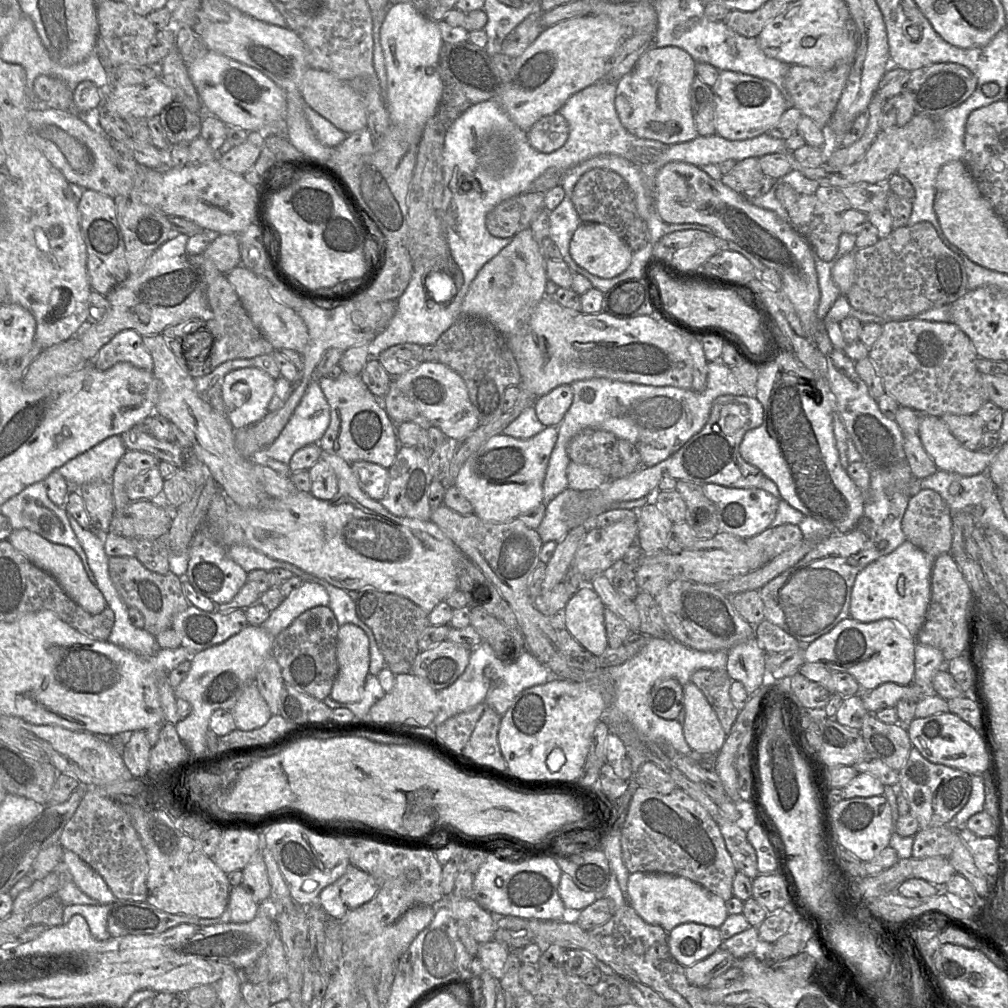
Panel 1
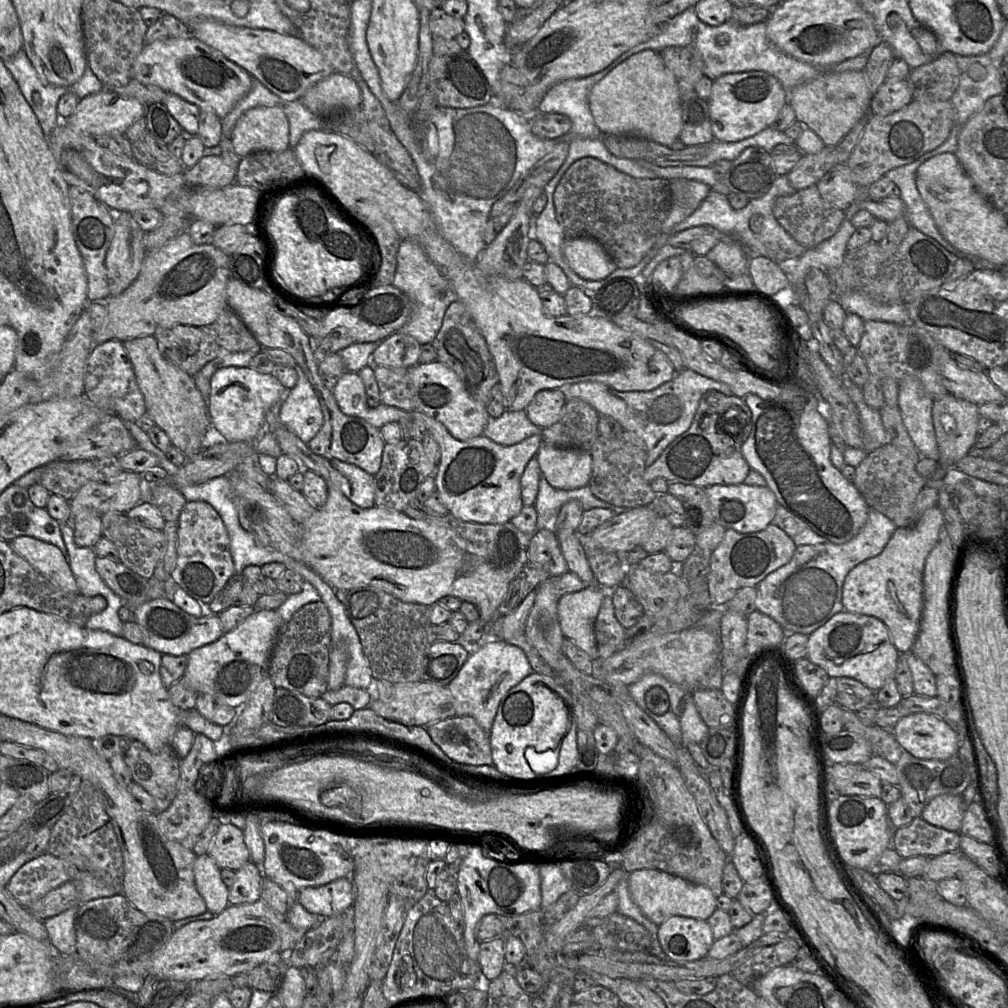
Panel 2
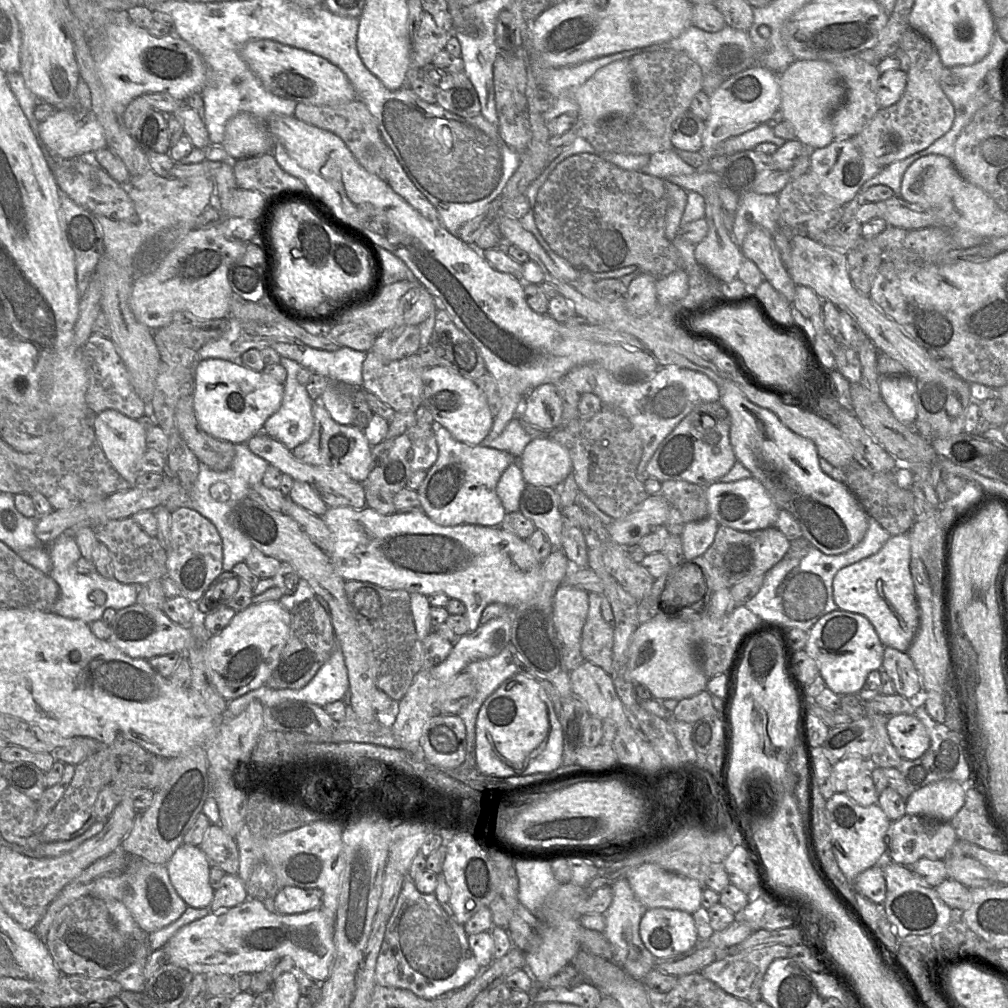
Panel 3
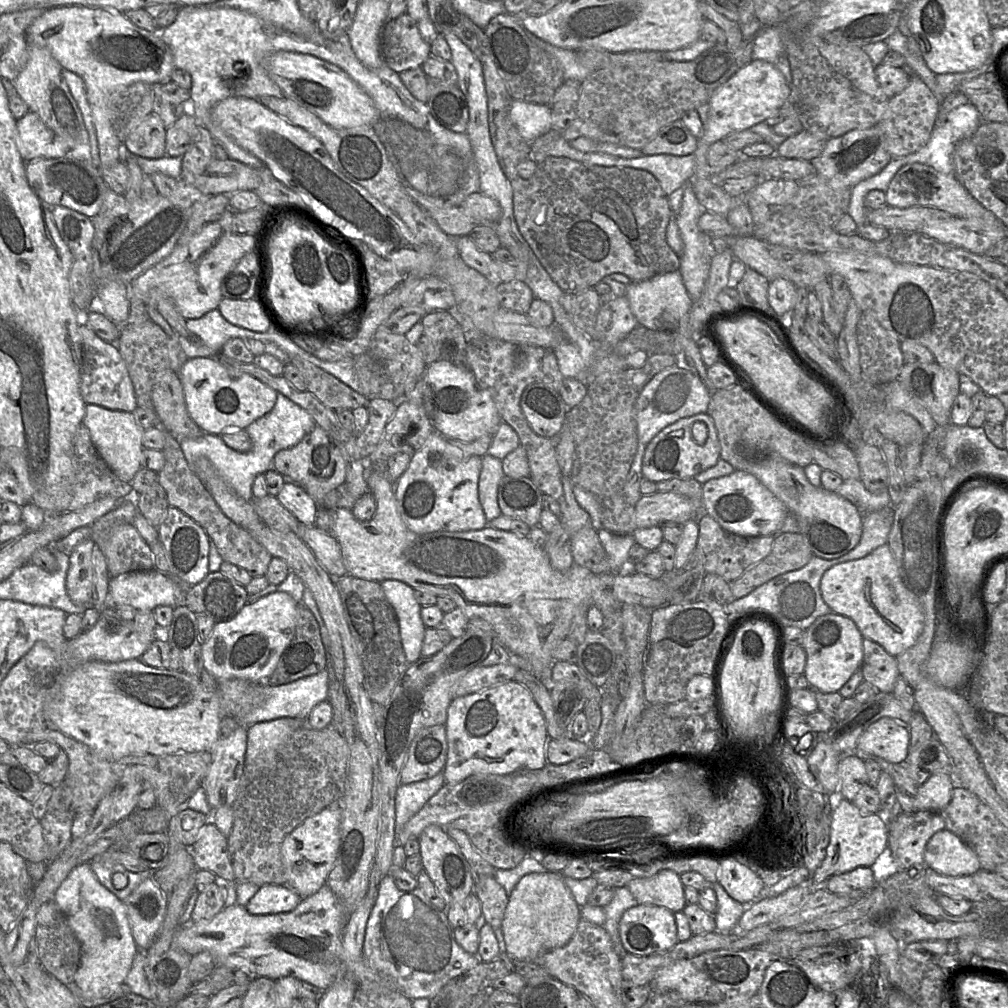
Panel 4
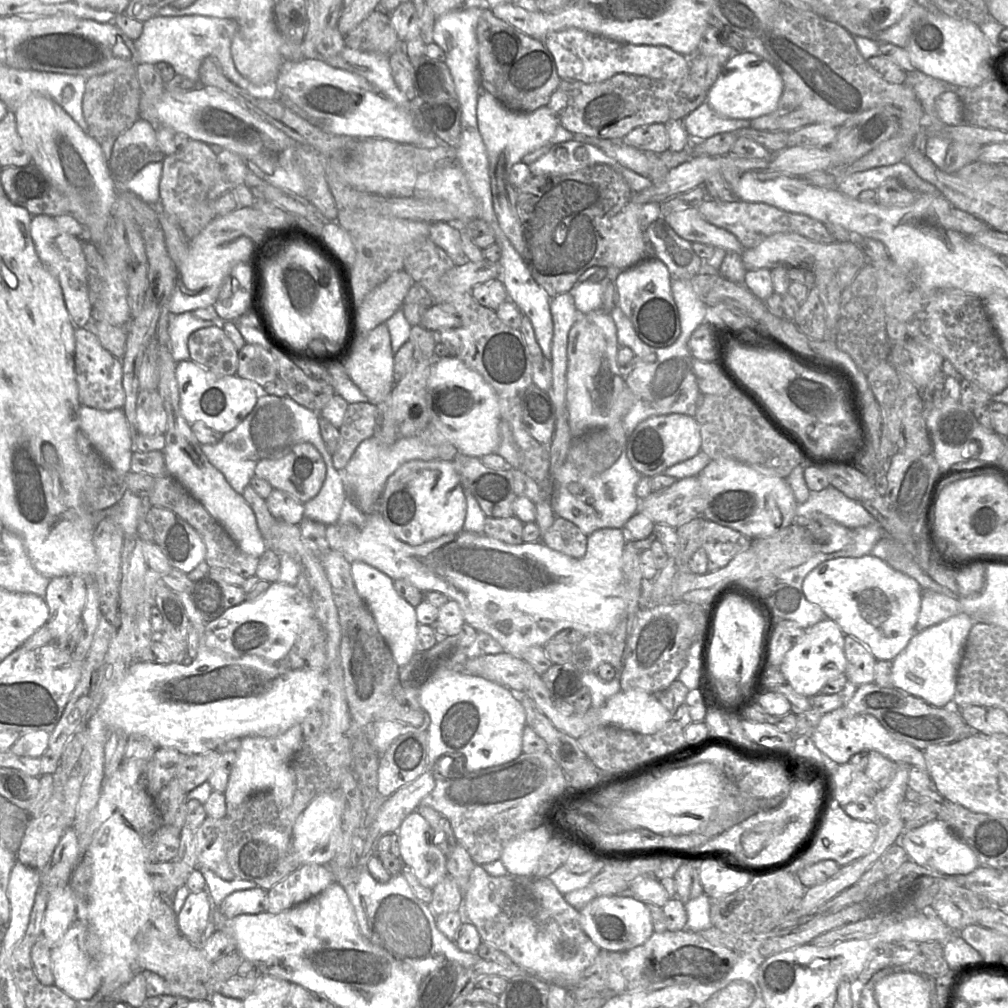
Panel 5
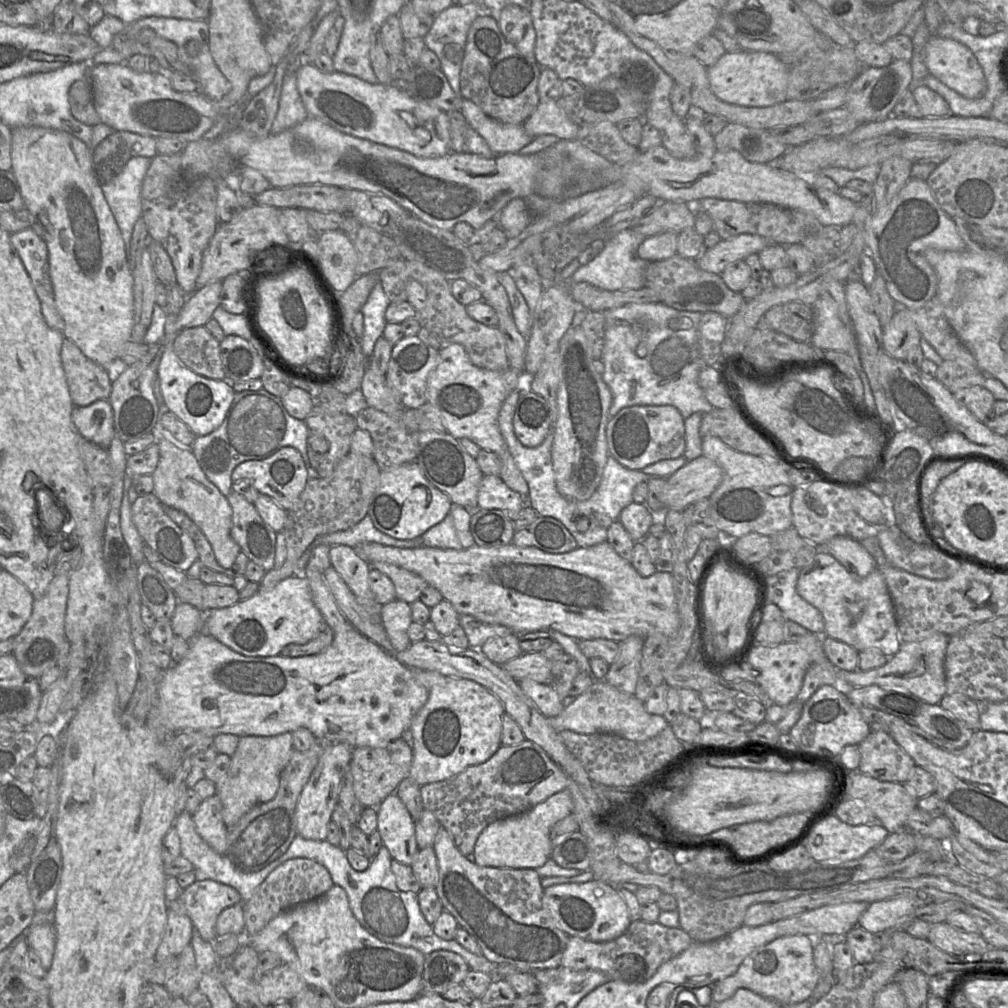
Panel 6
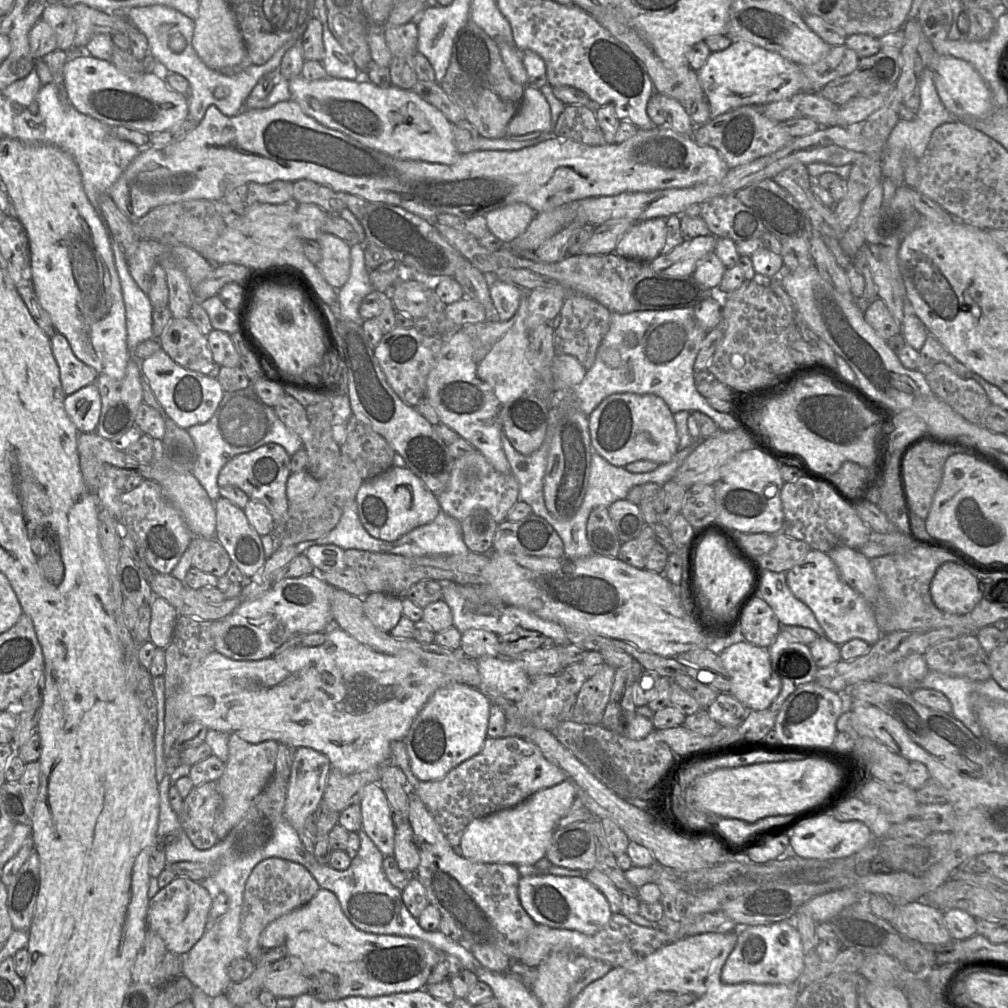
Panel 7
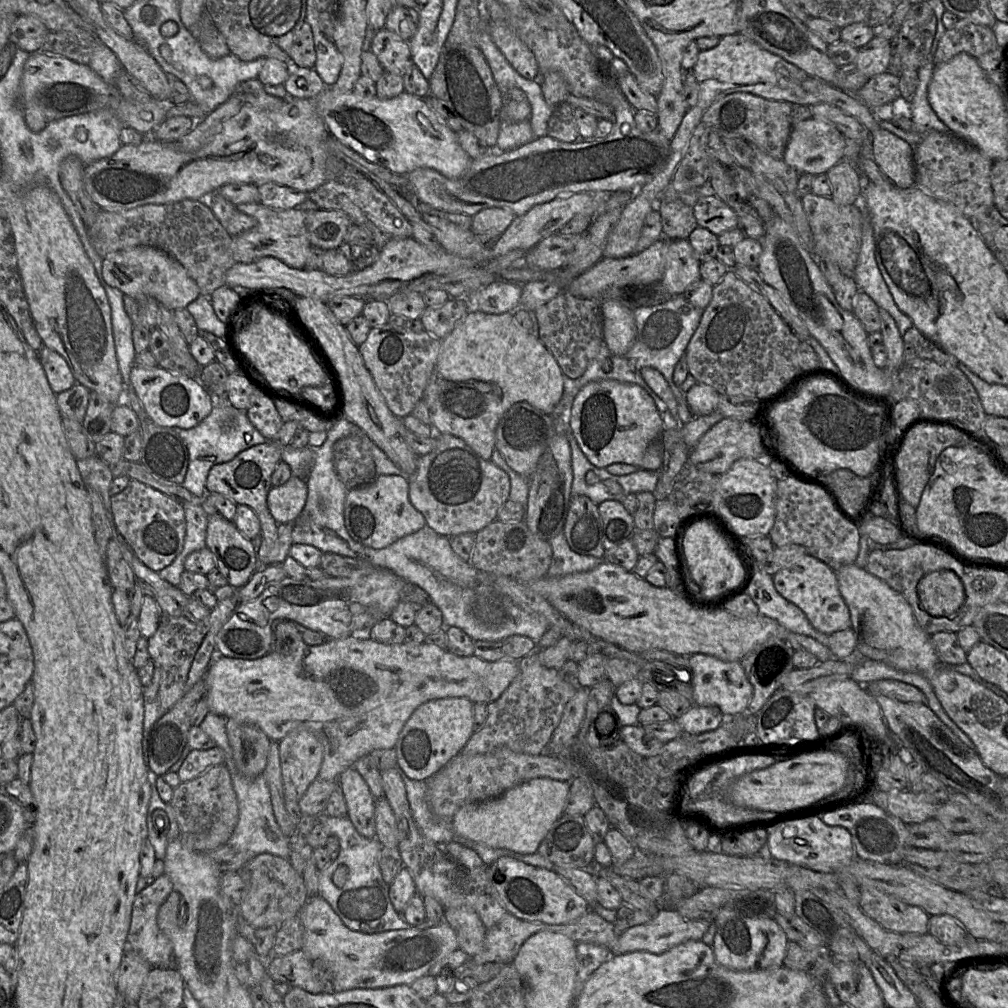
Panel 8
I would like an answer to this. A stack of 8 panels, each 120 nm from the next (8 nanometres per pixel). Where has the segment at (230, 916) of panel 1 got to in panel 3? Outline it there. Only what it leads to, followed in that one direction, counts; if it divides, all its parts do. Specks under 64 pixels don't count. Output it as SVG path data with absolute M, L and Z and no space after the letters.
M183 843L165 865L173 887L187 905L208 908L214 895L209 882L211 866L200 847Z

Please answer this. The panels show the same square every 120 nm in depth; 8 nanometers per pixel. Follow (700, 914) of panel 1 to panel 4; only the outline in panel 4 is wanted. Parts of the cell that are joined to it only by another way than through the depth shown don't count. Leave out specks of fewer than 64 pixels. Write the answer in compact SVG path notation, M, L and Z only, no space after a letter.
M662 870L651 877L636 878L626 886L638 904L665 907L672 912L681 912L687 902L680 874Z

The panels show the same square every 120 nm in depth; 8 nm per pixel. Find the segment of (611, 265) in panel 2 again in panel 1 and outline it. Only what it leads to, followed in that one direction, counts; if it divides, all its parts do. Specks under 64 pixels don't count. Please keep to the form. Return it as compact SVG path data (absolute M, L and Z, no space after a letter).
M583 223L571 239L569 253L590 274L612 279L629 267L634 252L611 227Z

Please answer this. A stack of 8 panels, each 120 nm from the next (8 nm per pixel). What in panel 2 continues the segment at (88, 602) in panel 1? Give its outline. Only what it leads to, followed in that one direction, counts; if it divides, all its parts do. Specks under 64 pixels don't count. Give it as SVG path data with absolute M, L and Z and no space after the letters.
M29 536L14 538L9 545L52 583L63 590L79 594L67 557L58 547Z

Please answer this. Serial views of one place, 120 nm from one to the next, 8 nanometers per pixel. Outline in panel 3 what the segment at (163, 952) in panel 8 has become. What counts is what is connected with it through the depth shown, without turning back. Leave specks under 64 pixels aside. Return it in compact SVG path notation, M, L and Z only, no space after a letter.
M284 886L273 899L273 910L281 914L298 914L323 905L324 892L318 888Z

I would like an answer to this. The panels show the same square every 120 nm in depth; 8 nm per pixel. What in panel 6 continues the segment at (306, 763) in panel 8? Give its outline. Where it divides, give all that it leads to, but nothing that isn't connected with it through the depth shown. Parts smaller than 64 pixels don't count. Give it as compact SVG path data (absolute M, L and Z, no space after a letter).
M345 743L330 744L321 754L318 764L299 797L295 819L297 833L308 840L326 840L332 815L339 802L341 789L348 778L353 750Z

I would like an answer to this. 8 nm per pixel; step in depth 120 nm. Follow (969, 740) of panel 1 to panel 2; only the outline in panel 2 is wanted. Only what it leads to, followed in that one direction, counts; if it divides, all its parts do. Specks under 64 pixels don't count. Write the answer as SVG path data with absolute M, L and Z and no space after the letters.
M911 713L899 719L892 732L902 748L916 758L945 760L958 753L957 731L934 714Z

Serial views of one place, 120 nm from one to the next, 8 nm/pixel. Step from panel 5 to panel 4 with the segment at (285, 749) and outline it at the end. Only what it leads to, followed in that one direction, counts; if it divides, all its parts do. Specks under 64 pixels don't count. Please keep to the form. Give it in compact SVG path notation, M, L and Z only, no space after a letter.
M283 717L248 726L244 770L259 756L284 745L290 736L304 725L305 720Z

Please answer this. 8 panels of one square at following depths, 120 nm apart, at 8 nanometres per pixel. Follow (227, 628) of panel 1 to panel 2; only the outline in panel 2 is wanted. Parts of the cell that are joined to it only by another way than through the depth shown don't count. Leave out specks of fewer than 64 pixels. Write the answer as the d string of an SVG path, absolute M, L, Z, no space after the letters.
M158 598L132 609L133 622L145 630L144 645L168 655L189 655L193 650L218 640L223 634L216 614L195 617L176 606L168 598Z

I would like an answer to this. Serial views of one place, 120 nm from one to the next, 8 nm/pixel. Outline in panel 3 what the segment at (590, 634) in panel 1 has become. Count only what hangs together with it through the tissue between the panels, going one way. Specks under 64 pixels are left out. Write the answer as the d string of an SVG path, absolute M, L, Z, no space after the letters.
M564 582L555 592L553 619L564 646L580 650L581 636L589 609L589 592Z

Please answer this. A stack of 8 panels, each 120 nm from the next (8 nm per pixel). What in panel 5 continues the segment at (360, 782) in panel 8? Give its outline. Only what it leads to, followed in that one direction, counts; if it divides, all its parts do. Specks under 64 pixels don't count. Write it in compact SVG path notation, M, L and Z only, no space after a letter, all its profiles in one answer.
M417 811L402 821L395 834L398 837L400 858L422 885L432 889L449 875L447 856L433 843L435 833Z

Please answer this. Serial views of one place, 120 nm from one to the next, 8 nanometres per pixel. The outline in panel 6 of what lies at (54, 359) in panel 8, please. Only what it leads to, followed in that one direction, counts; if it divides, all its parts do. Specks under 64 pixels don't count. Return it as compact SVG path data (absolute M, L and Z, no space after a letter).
M67 337L62 343L61 361L74 405L86 406L109 398L112 380L107 367L85 356Z

